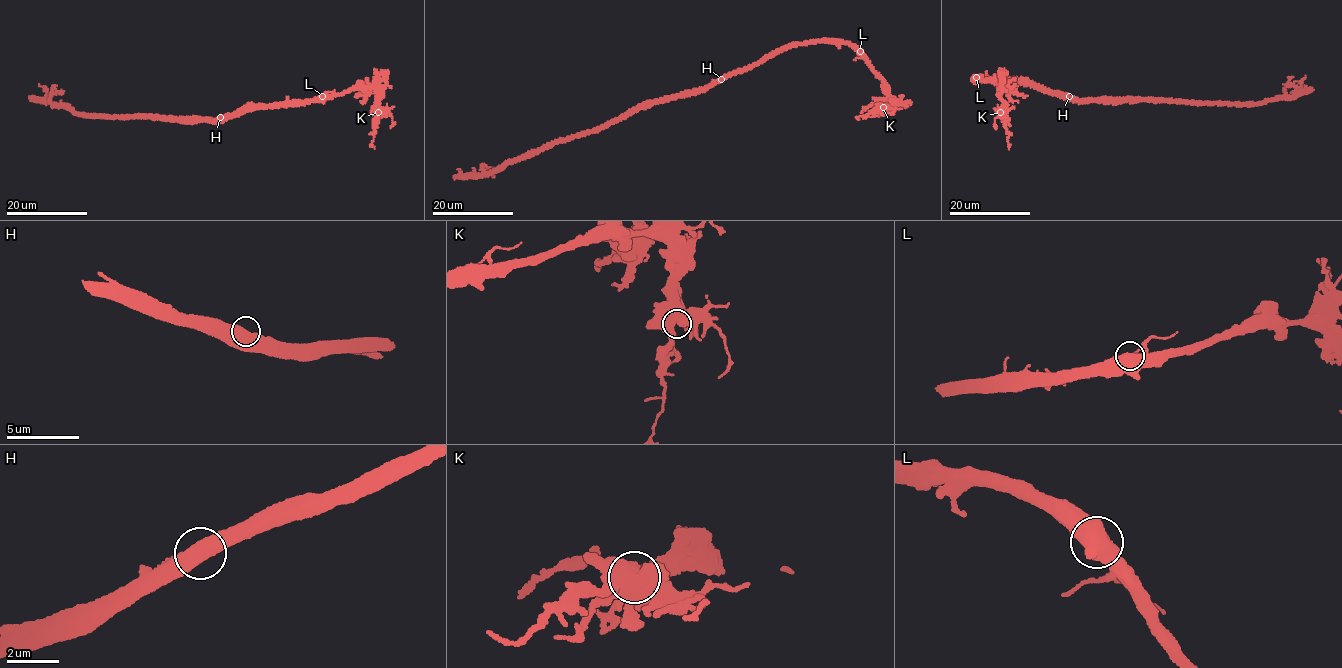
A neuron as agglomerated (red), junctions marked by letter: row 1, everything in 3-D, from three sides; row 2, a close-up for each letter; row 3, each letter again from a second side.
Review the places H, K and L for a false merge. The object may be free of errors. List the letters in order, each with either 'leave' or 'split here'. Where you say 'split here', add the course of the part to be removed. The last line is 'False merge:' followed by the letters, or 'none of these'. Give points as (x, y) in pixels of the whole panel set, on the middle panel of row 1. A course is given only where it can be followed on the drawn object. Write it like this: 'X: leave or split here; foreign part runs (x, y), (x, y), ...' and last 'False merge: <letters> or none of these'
H: split here; foreign part runs (721, 78), (642, 108)
K: leave
L: leave
False merge: H

